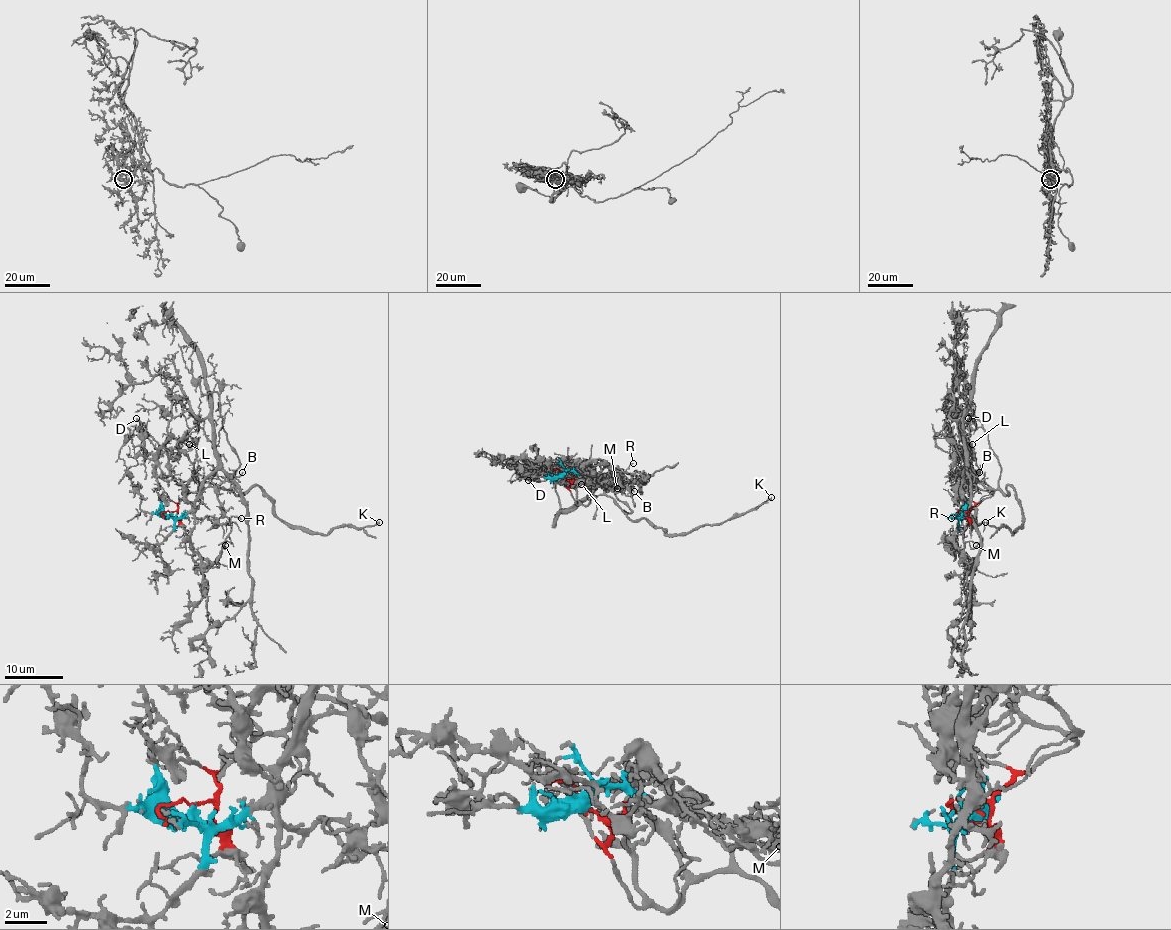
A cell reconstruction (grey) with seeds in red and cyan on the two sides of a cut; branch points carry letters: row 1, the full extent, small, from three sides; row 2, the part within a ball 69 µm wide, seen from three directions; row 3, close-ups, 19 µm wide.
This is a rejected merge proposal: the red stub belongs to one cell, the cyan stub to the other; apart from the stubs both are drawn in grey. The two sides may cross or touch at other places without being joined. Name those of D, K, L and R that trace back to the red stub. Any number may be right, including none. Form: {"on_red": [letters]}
{"on_red": ["K", "L", "R"]}

